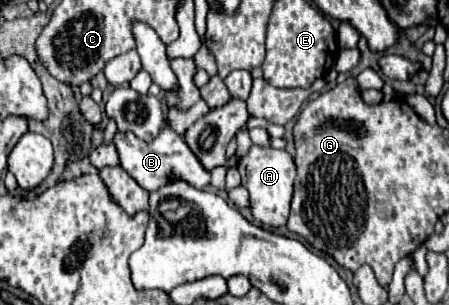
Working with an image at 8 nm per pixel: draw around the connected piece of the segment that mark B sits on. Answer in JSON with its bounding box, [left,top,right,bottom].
[115,128,211,192]

